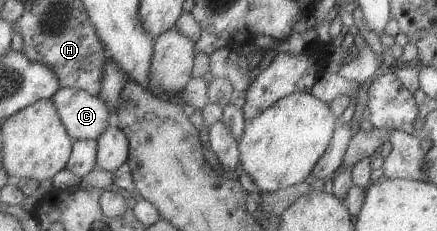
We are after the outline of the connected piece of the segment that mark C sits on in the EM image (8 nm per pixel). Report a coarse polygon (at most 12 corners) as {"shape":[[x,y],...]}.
{"shape":[[61,87],[52,100],[74,140],[98,140],[108,105]]}

